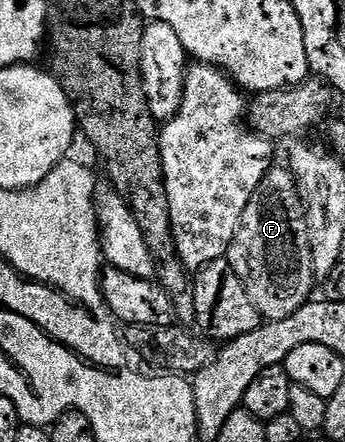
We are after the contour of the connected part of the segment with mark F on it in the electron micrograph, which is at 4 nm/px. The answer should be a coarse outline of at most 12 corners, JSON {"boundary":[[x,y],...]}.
{"boundary":[[289,167],[256,186],[228,259],[263,321],[311,299],[306,209]]}

